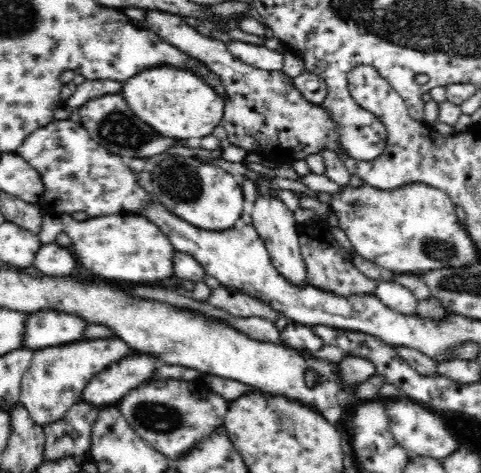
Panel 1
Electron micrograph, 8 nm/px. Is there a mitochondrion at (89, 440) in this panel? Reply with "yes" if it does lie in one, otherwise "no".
no

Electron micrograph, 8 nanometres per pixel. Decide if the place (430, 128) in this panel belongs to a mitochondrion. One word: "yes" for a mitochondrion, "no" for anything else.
no

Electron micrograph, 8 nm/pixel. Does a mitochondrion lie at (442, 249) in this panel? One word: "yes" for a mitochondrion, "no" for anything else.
yes

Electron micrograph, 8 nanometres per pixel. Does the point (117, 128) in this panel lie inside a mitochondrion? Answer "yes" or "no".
yes

